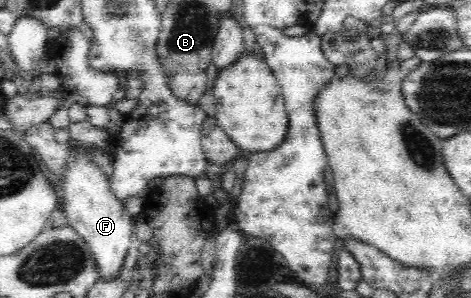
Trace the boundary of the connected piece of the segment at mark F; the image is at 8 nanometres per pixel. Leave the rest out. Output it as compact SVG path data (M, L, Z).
M71 152L70 160L65 177L60 184L61 190L64 191L62 203L67 224L90 249L96 261L98 279L102 279L103 282L122 279L120 274L130 248L130 236L135 228L132 223L134 218L128 215L124 204L114 197L106 175L87 156L75 157L75 152Z

